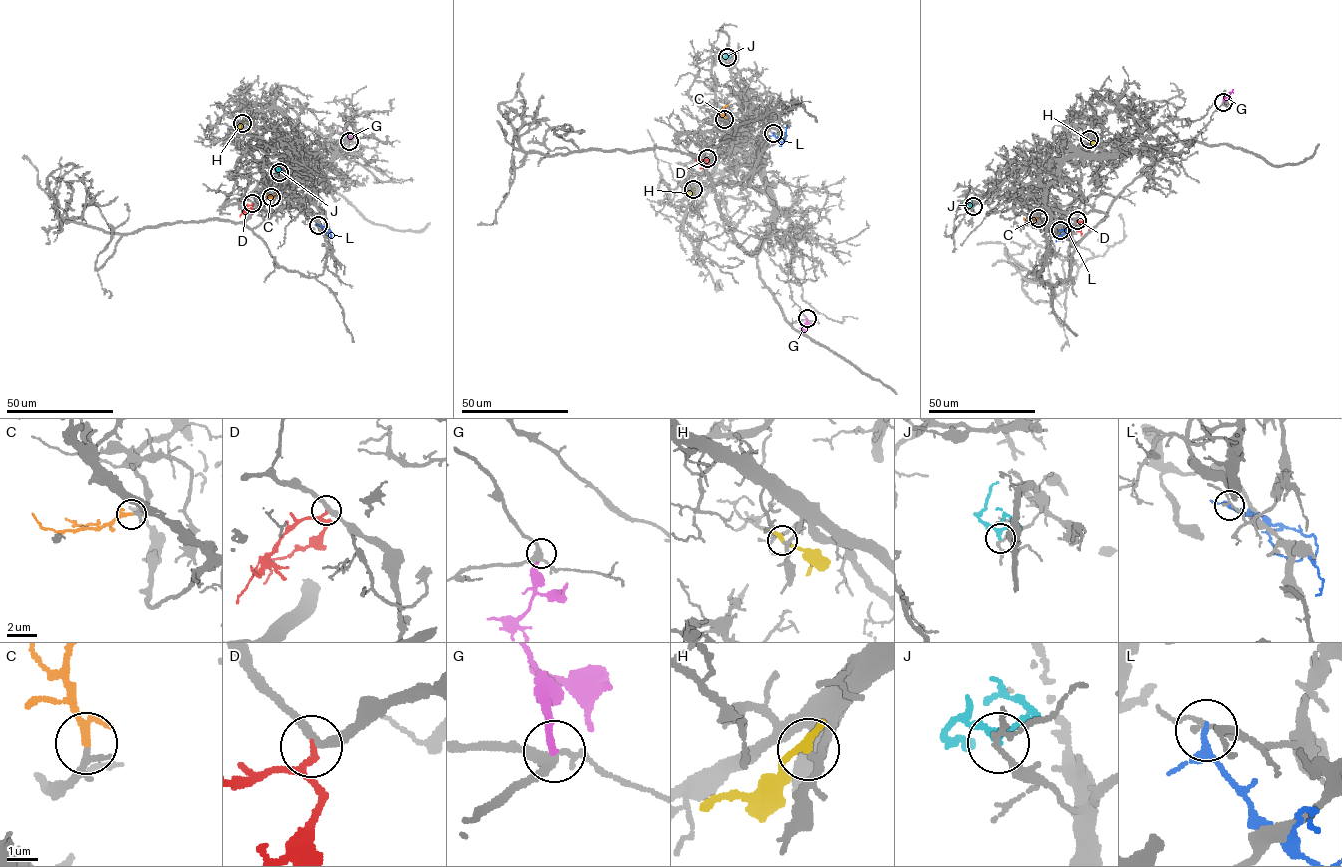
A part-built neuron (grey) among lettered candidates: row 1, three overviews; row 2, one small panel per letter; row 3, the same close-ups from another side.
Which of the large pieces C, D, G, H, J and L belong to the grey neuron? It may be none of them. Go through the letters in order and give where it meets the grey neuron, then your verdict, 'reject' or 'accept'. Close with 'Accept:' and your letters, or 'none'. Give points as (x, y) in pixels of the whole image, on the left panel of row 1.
C: meets grey at (271, 197); accept
D: meets grey at (252, 203); reject
G: meets grey at (349, 141); reject
H: meets grey at (242, 123); reject
J: meets grey at (279, 172); reject
L: meets grey at (318, 225); reject
Accept: C

